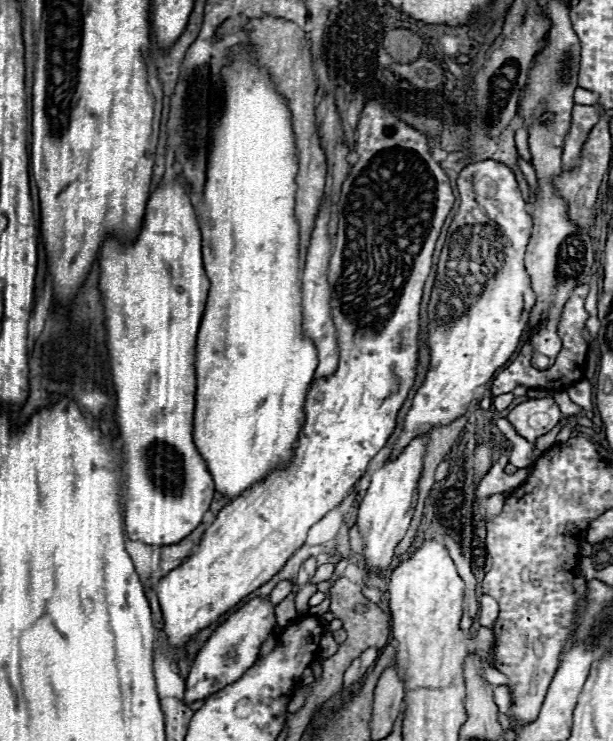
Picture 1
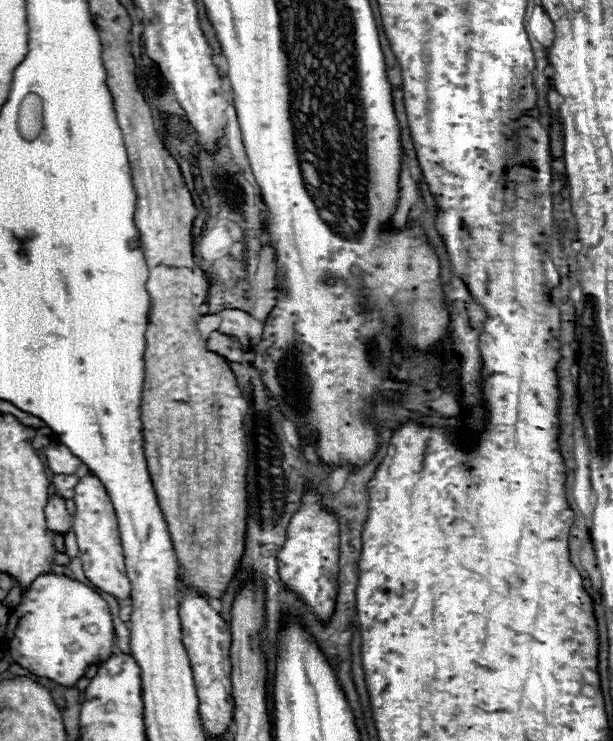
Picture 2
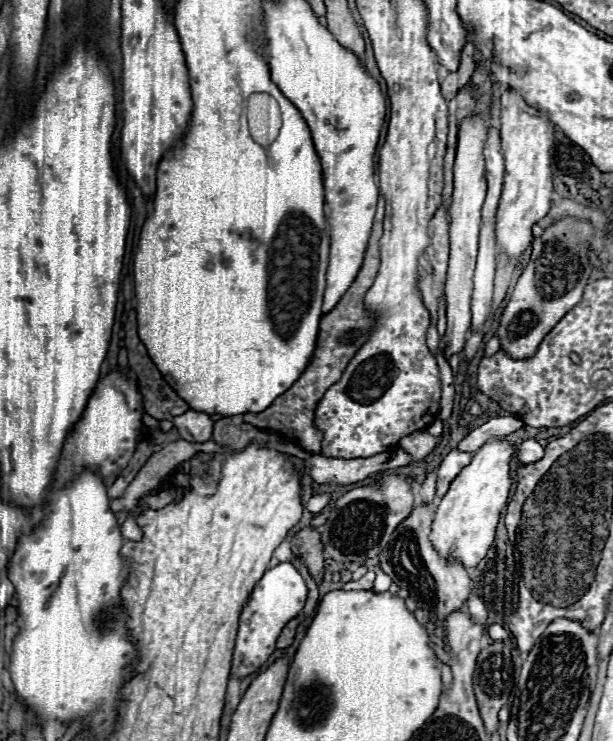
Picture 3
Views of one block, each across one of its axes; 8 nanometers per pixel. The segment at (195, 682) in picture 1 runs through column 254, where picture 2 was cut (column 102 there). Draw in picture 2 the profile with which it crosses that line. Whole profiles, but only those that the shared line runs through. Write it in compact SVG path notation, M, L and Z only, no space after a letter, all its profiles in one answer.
M46 572L22 592L20 602L8 614L2 644L14 662L32 674L44 676L60 686L74 686L90 664L104 662L114 650L110 608L86 584L64 574Z

